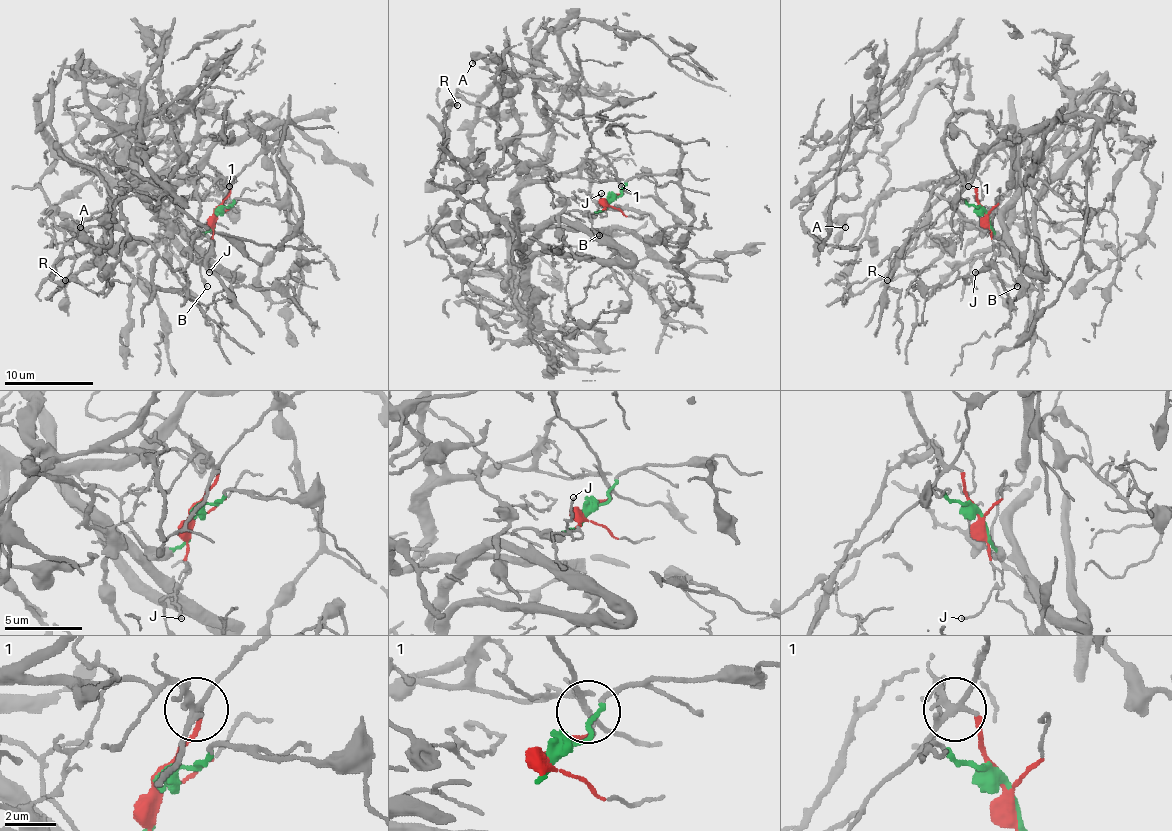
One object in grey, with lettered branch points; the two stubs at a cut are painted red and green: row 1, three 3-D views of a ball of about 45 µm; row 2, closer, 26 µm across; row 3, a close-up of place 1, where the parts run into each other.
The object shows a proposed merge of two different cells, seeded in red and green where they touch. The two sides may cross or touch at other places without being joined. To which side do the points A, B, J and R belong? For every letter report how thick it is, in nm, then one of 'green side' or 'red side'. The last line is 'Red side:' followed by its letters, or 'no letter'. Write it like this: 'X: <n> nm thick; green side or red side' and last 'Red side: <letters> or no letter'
A: 240 nm thick; red side
B: 190 nm thick; red side
J: 110 nm thick; red side
R: 320 nm thick; red side
Red side: A, B, J, R

